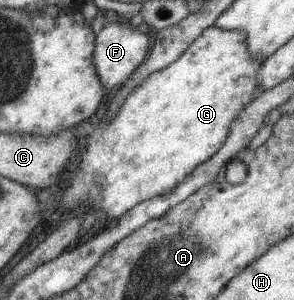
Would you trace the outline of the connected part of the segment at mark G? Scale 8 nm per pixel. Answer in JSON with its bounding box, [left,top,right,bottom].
[57,25,263,219]

